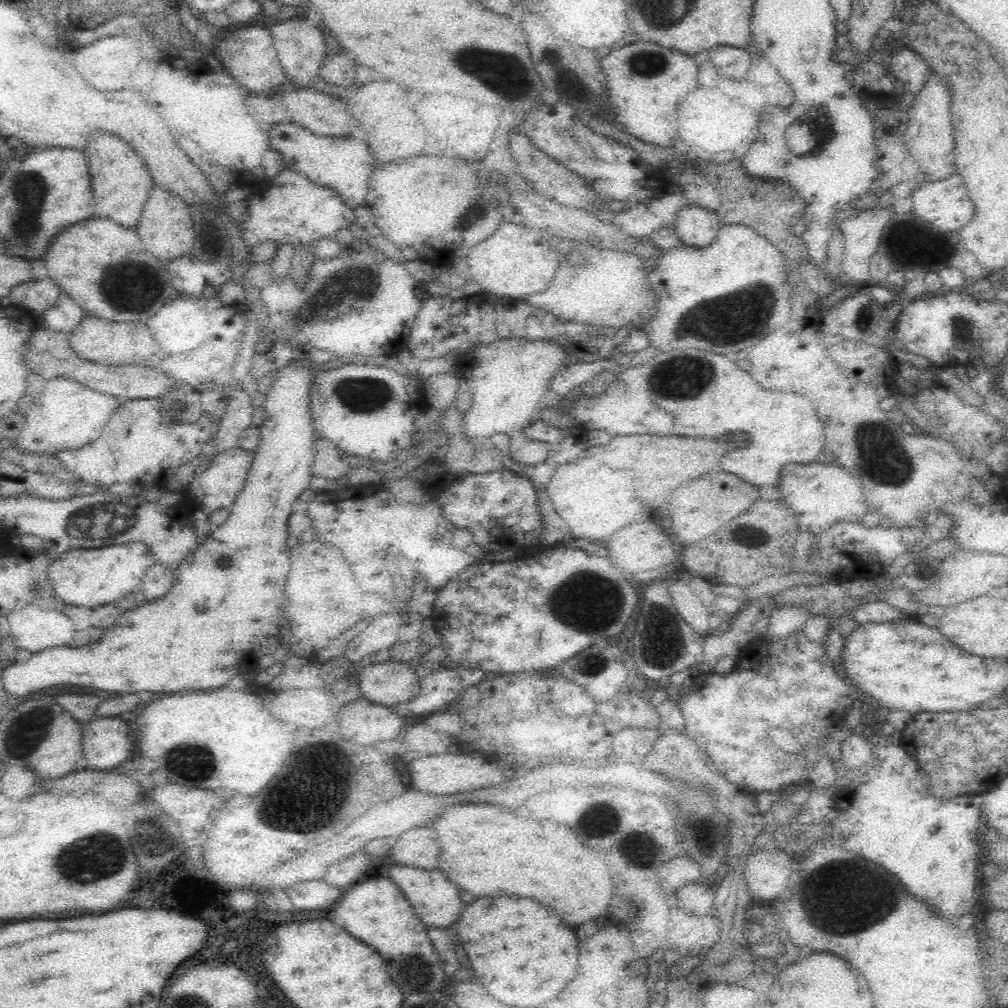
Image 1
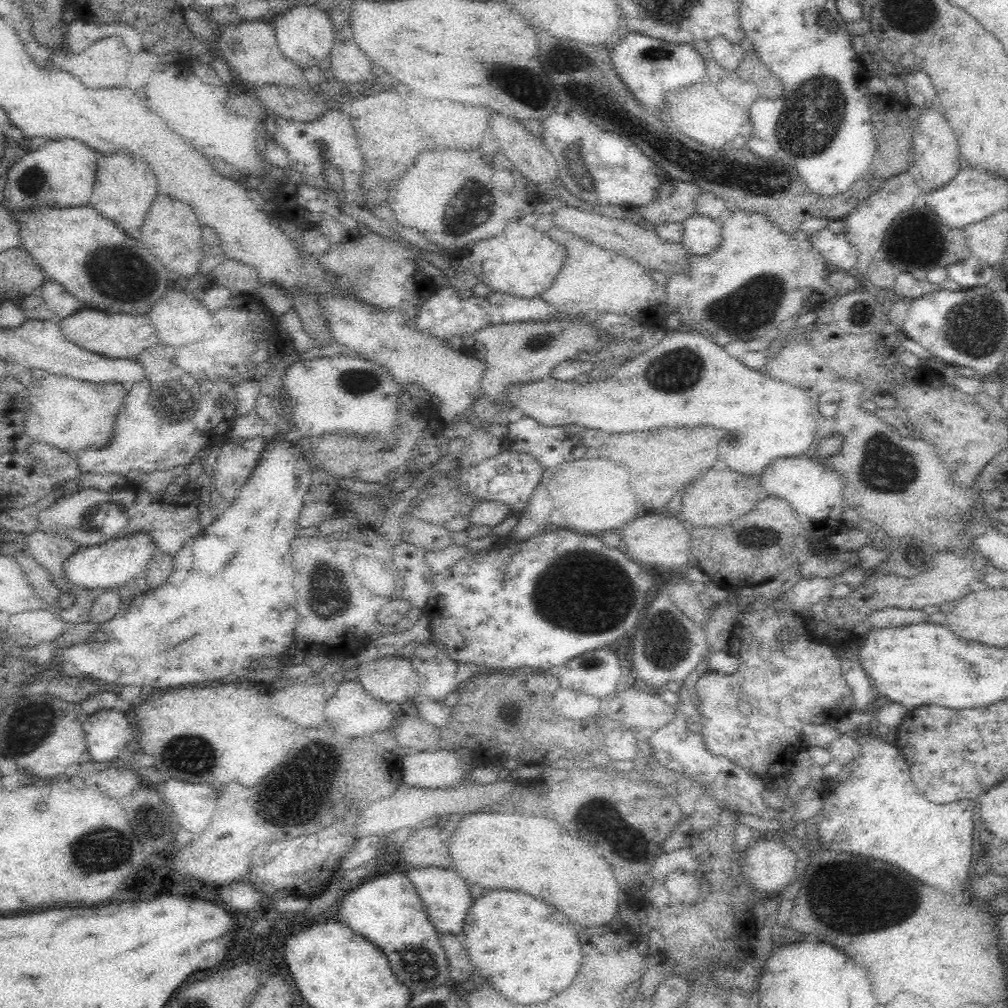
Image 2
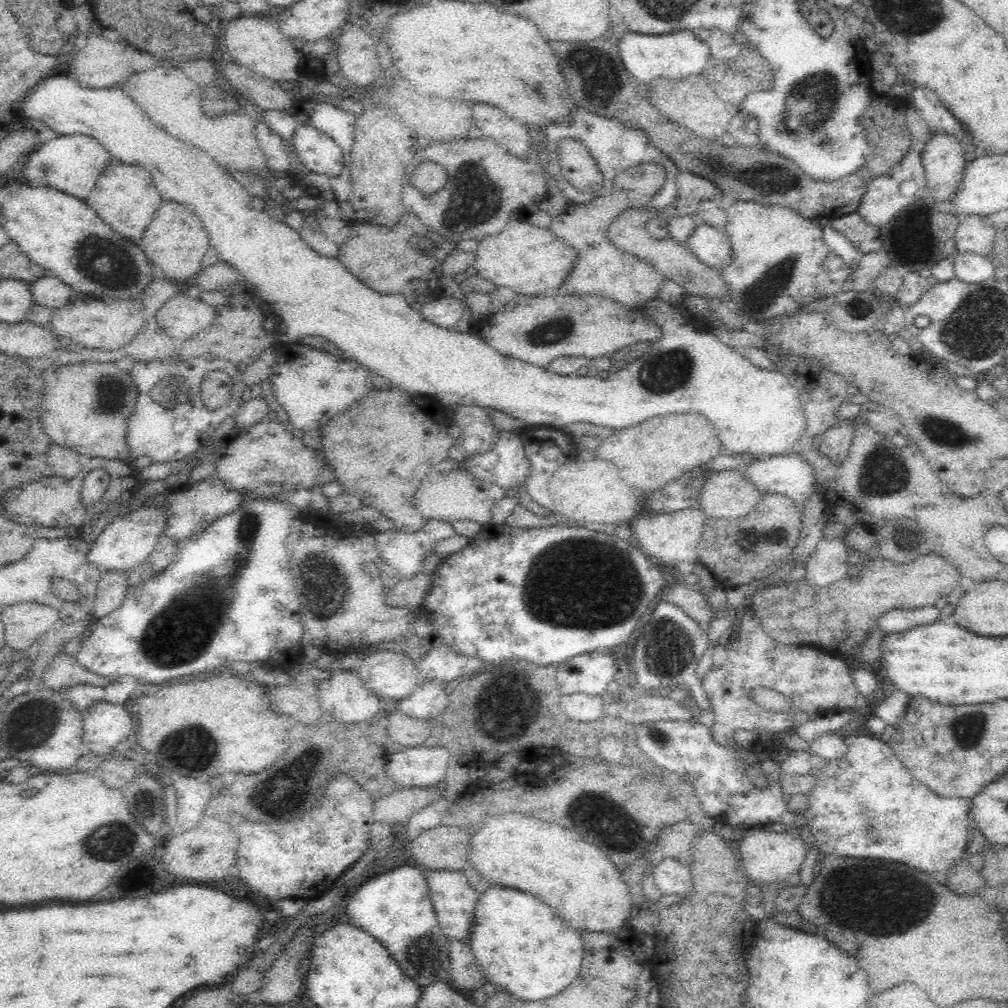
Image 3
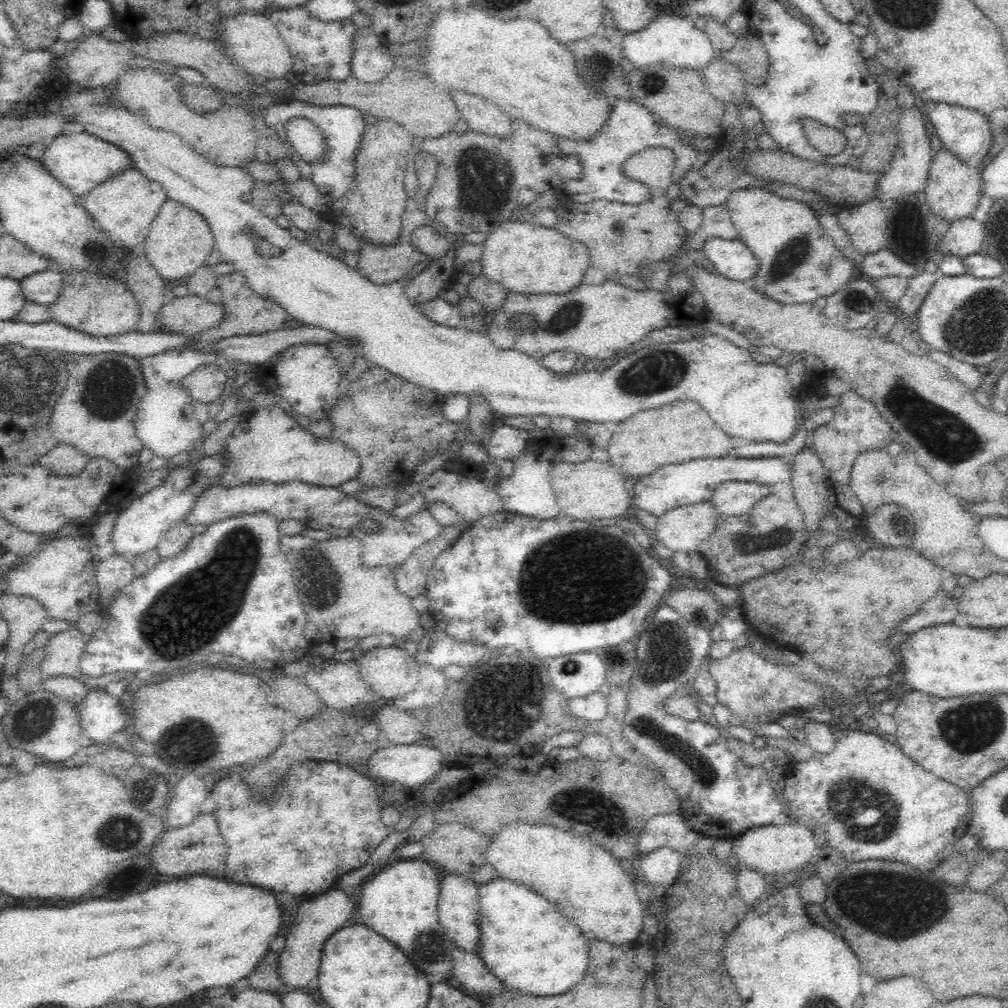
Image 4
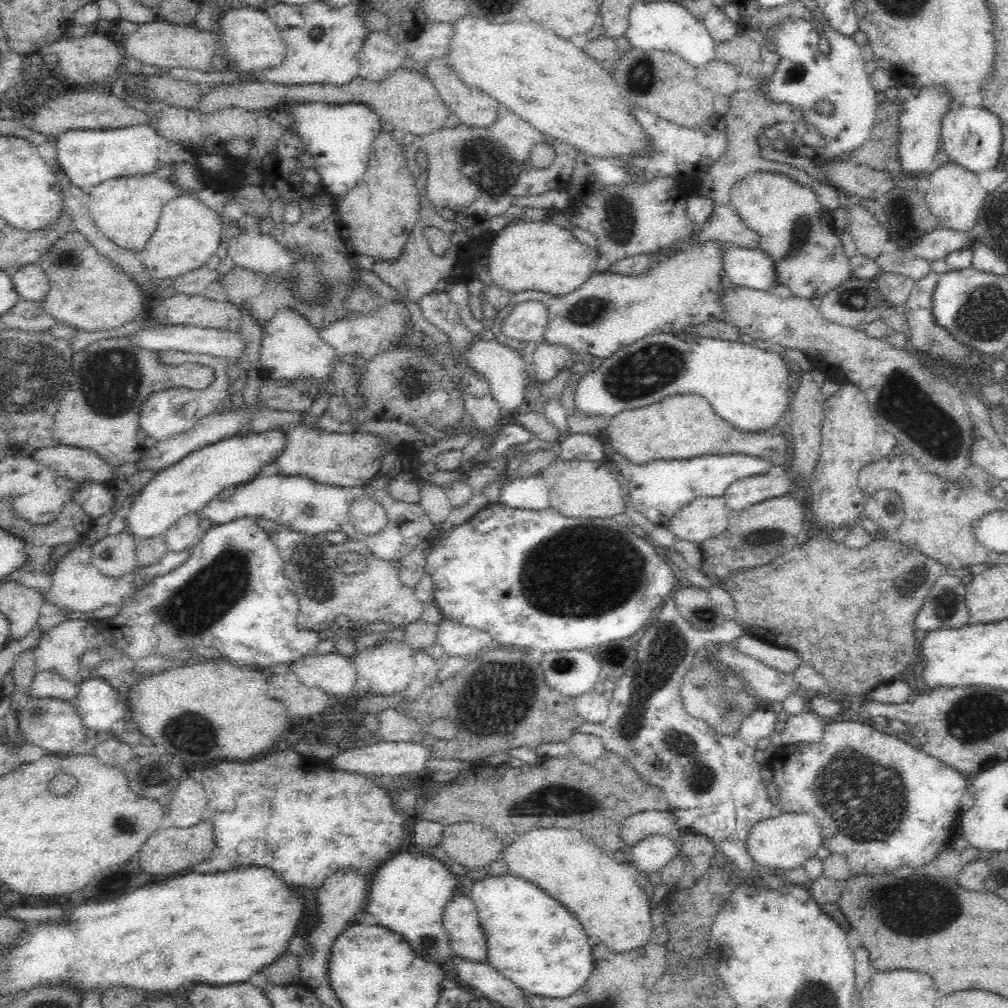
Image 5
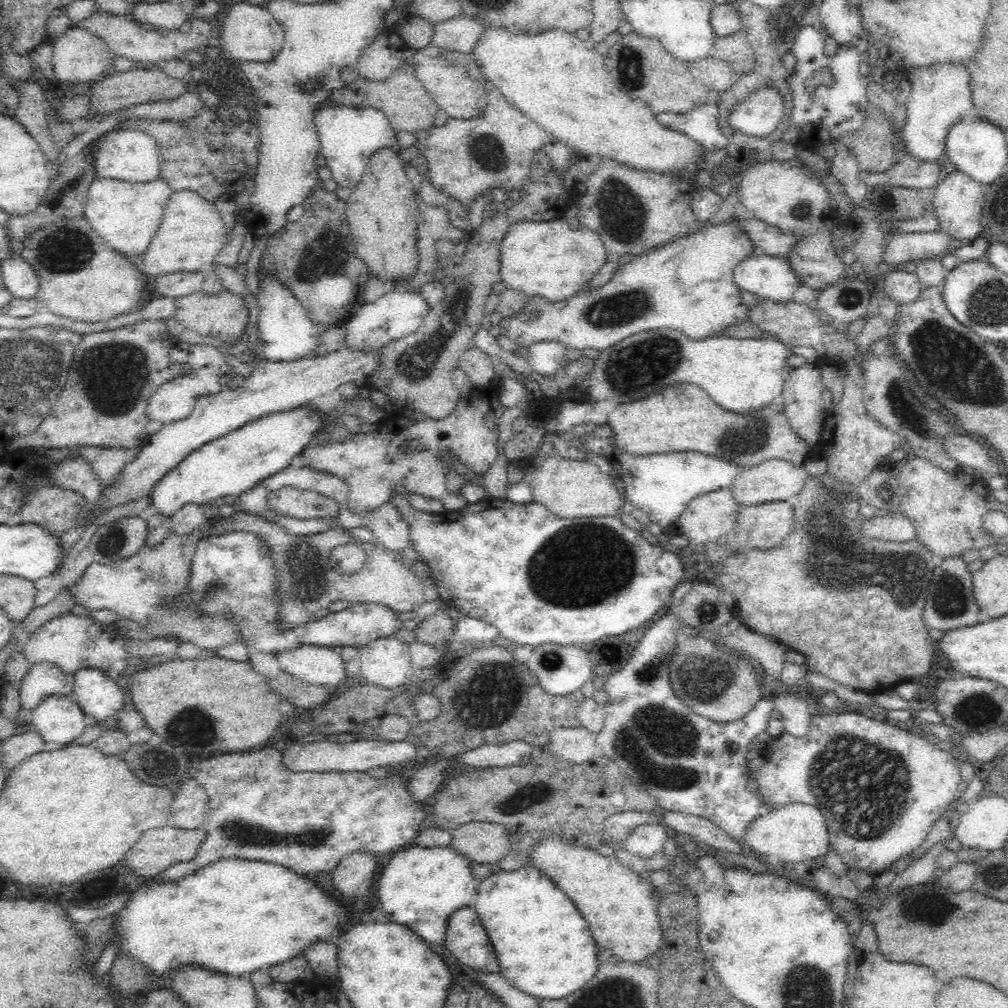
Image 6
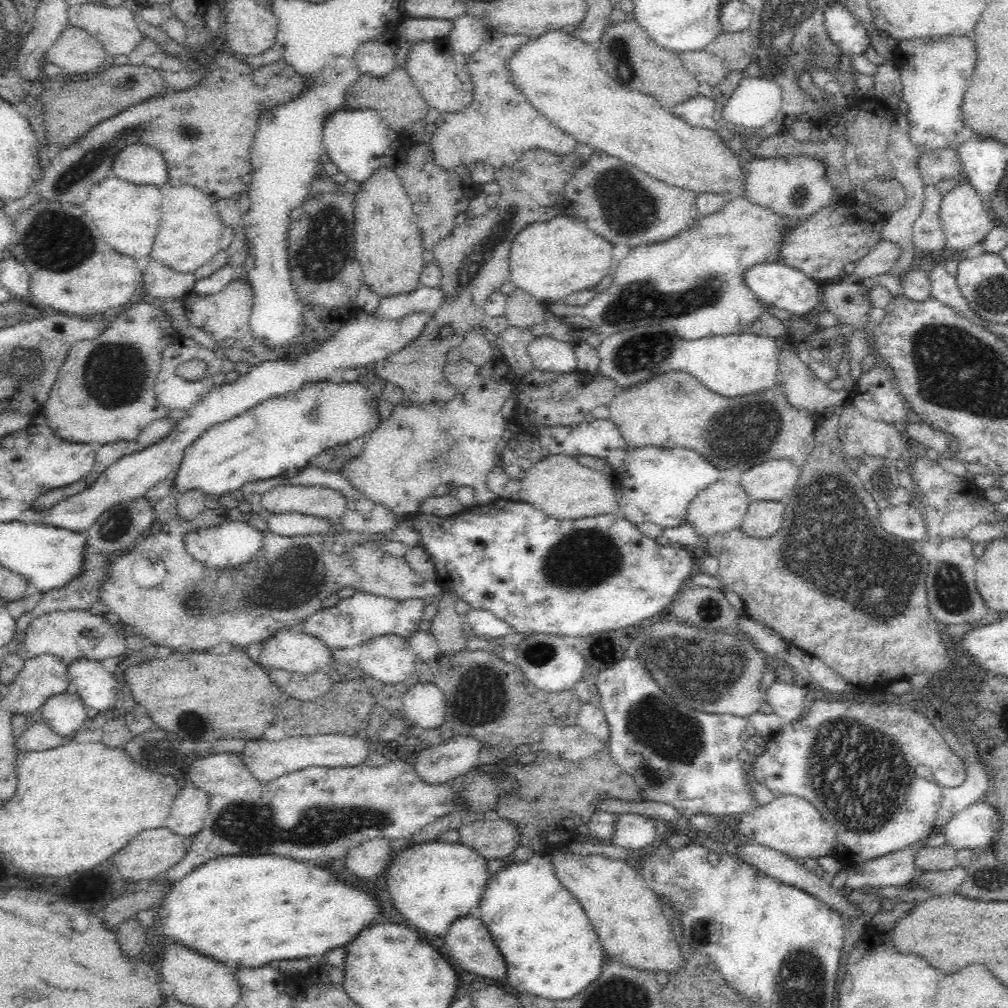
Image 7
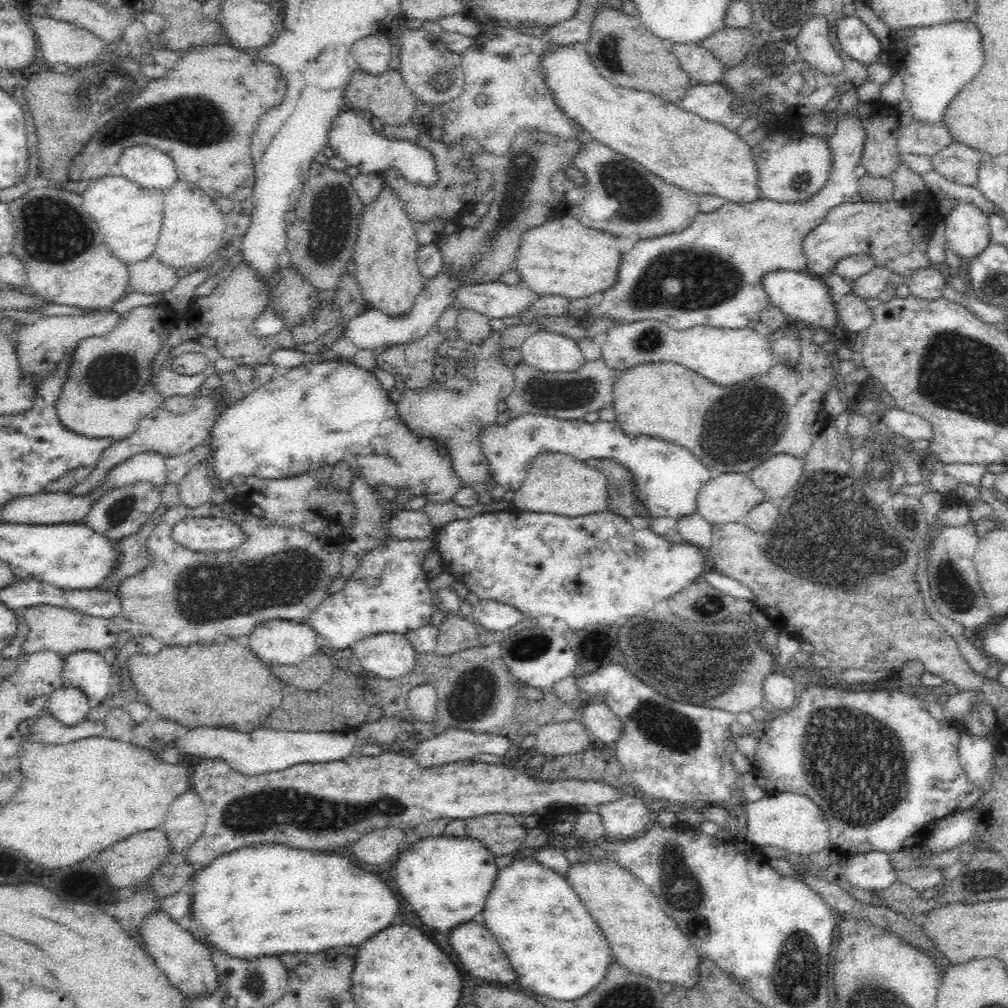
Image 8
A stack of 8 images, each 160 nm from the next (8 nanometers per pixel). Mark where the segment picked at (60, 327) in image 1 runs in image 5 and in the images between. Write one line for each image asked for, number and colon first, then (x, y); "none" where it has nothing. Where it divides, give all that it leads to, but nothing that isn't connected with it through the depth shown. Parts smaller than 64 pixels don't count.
2: (63, 305)
3: (49, 291)
4: (43, 288)
5: (32, 284)

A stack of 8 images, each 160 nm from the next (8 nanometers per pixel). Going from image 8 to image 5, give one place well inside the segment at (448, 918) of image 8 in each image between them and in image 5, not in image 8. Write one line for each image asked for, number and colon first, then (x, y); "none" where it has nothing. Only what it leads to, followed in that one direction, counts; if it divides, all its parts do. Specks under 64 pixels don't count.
5: (408, 892)
6: (420, 887)
7: (434, 883)

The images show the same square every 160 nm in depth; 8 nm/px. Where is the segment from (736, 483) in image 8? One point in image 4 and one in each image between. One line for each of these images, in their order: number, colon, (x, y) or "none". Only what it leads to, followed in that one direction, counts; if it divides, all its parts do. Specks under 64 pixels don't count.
4: (682, 529)
5: (705, 517)
6: (707, 517)
7: (721, 507)

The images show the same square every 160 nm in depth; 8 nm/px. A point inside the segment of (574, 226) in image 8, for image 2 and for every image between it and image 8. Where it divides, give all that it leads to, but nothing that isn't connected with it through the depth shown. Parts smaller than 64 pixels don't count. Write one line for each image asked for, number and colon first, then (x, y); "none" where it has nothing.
2: (522, 262)
3: (530, 260)
4: (525, 259)
5: (536, 256)
6: (536, 258)
7: (550, 260)

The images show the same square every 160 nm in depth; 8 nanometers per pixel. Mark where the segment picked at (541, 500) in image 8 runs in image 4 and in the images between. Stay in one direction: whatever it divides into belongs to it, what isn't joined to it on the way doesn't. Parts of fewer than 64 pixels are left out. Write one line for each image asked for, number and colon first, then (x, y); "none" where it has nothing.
4: (582, 489)
5: (578, 488)
6: (570, 488)
7: (561, 487)

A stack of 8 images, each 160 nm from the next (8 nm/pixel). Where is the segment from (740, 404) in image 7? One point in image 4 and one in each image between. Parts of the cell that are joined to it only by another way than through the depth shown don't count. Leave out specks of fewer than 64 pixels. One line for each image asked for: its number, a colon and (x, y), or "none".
4: (639, 445)
5: (685, 426)
6: (682, 417)

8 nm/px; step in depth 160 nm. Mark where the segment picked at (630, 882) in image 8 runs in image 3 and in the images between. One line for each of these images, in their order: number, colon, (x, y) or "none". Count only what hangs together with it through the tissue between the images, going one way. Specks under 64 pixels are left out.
3: (558, 866)
4: (603, 900)
5: (603, 894)
6: (619, 906)
7: (633, 929)

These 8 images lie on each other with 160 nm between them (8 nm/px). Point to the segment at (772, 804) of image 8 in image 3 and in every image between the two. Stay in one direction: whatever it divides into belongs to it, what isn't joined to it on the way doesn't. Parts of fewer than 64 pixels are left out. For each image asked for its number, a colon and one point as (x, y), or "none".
3: (768, 857)
4: (770, 850)
5: (787, 840)
6: (792, 833)
7: (790, 825)

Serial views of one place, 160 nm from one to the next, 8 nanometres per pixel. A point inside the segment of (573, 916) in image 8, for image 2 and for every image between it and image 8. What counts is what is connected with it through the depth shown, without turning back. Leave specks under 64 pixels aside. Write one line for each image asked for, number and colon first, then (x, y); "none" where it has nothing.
2: (527, 950)
3: (524, 947)
4: (524, 942)
5: (533, 940)
6: (544, 948)
7: (551, 950)

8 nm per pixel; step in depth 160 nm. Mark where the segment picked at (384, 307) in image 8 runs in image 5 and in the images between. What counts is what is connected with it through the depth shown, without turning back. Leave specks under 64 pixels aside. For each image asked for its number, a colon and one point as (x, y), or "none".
5: (380, 212)
6: (381, 211)
7: (388, 242)

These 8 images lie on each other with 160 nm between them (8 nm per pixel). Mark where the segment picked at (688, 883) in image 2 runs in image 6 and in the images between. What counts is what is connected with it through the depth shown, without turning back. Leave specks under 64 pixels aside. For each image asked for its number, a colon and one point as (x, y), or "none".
3: (672, 877)
4: (660, 870)
5: (653, 853)
6: (644, 842)

